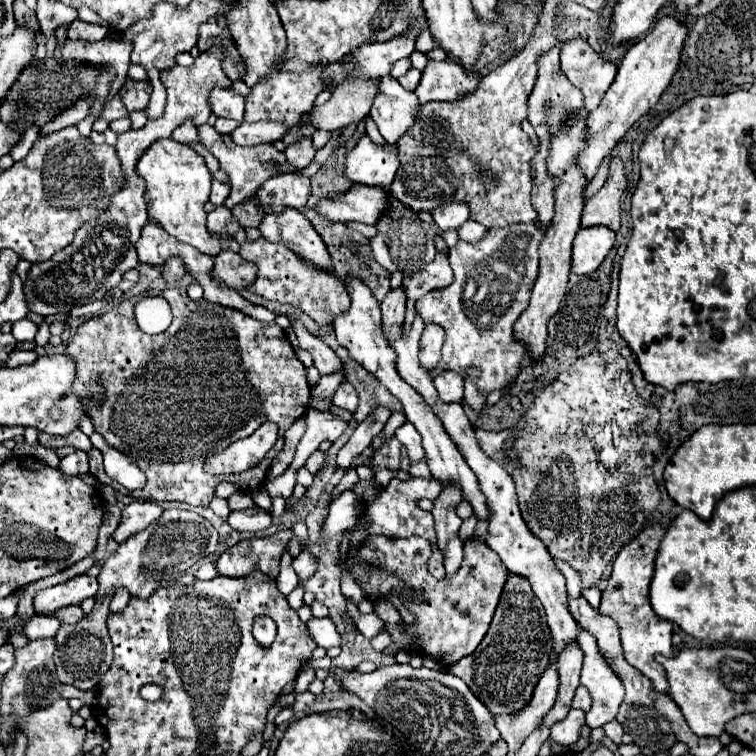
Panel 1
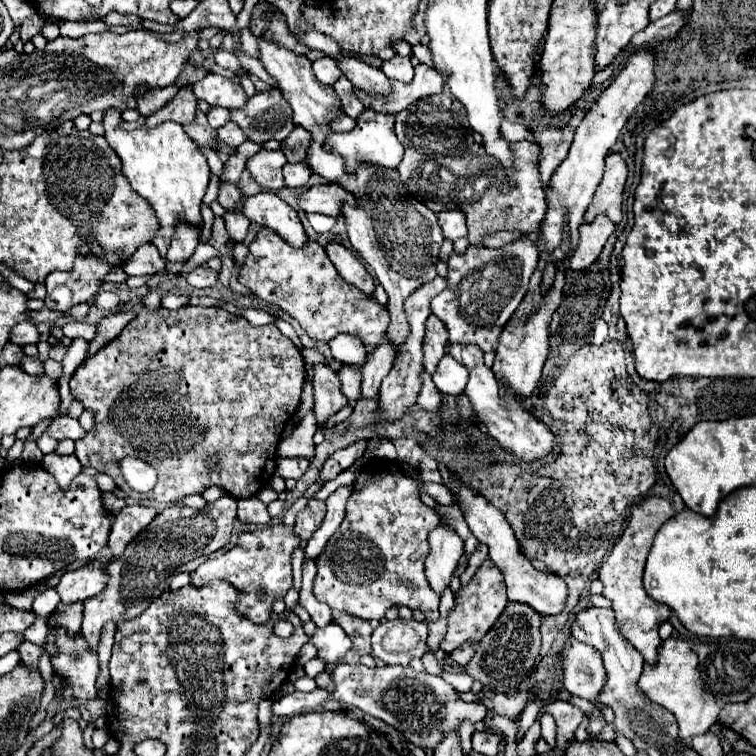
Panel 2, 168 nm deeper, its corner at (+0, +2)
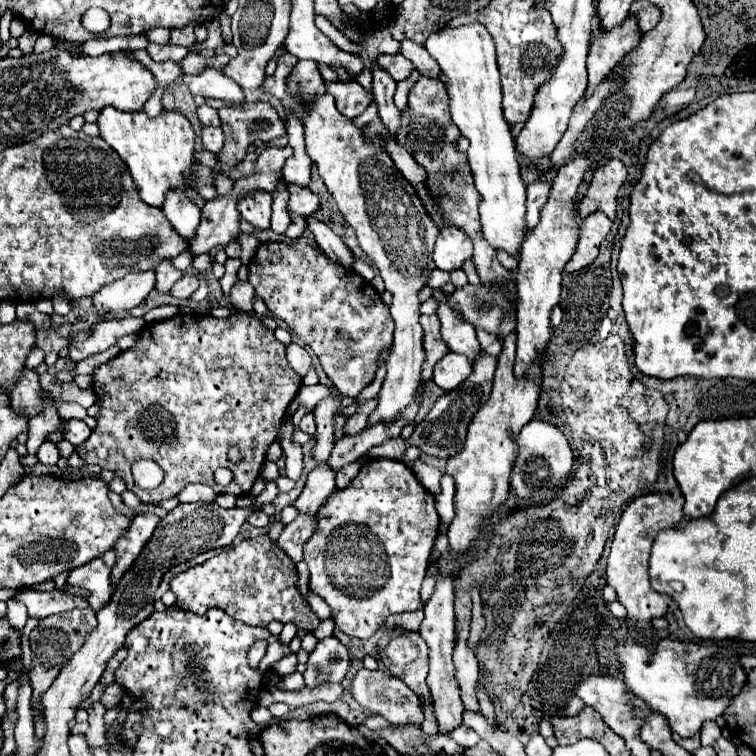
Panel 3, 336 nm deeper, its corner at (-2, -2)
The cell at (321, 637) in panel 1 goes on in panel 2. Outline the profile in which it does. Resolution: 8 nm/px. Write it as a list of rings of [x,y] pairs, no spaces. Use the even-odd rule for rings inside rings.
[[[337,623],[317,629],[311,637],[311,643],[317,647],[317,657],[325,663],[325,667],[341,663],[345,653],[351,649],[351,639]]]

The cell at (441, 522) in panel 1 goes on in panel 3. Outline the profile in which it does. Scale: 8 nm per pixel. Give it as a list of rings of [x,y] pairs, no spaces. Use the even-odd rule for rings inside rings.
[[[441,575],[433,595],[425,603],[425,619],[421,623],[421,637],[429,645],[429,659],[431,659],[431,669],[427,677],[427,685],[431,689],[433,697],[433,711],[439,723],[439,733],[449,735],[453,729],[463,725],[463,703],[459,697],[459,685],[455,681],[455,671],[453,671],[453,635],[455,635],[455,613],[453,613],[453,599],[455,599],[455,577],[453,575]]]

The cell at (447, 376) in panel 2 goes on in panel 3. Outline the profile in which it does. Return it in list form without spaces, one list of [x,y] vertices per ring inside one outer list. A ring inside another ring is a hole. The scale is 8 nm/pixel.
[[[447,353],[435,367],[433,381],[437,387],[441,387],[445,393],[457,389],[467,377],[471,375],[471,363],[465,359],[465,355]]]

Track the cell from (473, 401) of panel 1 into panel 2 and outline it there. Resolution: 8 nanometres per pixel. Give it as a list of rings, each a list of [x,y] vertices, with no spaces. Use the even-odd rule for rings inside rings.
[[[457,343],[455,347],[451,347],[449,353],[469,369],[469,383],[465,387],[465,395],[473,403],[475,417],[487,427],[489,435],[495,441],[499,441],[499,445],[507,453],[519,457],[525,463],[545,461],[555,451],[555,435],[549,431],[549,427],[543,421],[535,419],[529,411],[525,411],[511,393],[507,393],[505,397],[499,397],[499,381],[495,379],[493,371],[483,363],[483,351],[479,351],[479,347],[475,345]]]

